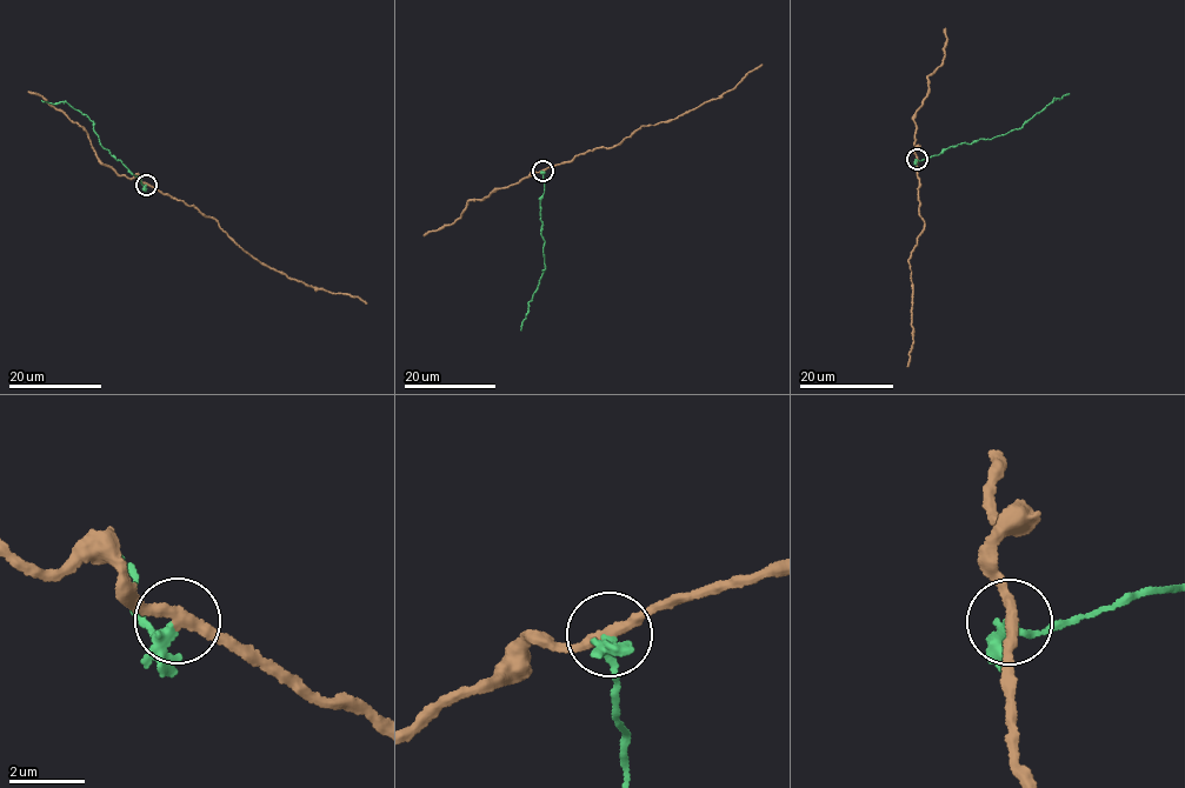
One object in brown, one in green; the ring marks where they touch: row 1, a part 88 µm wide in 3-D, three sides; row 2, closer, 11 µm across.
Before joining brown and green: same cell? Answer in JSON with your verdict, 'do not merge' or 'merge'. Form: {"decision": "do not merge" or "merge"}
{"decision": "do not merge"}

